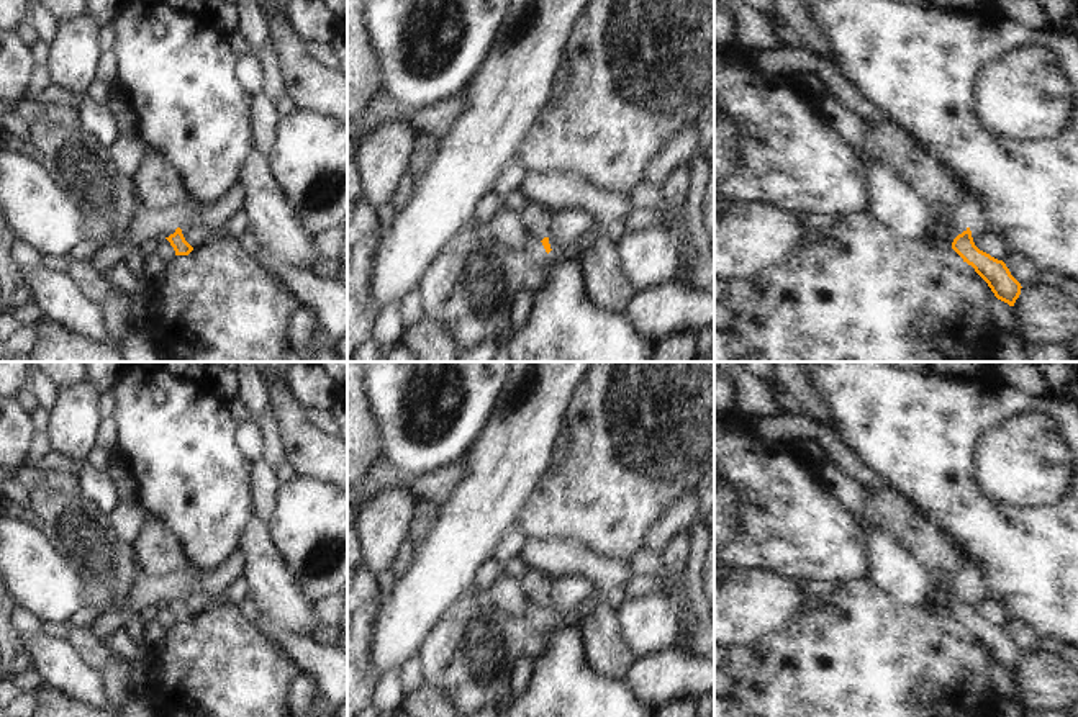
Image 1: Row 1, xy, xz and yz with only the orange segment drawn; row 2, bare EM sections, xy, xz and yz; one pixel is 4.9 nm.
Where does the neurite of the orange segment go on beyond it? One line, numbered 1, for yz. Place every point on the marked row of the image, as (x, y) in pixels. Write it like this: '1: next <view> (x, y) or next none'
1: next none

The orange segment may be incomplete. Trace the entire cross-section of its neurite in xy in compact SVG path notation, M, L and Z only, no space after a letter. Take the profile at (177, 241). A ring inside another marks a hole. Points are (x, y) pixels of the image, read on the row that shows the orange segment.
M177 228L174 234L165 237L175 250L175 255L188 255L193 247L185 241L182 229Z

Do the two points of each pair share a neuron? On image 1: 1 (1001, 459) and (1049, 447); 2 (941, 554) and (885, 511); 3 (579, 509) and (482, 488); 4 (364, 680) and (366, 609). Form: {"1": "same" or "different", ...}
{"1": "same", "2": "same", "3": "different", "4": "same"}

